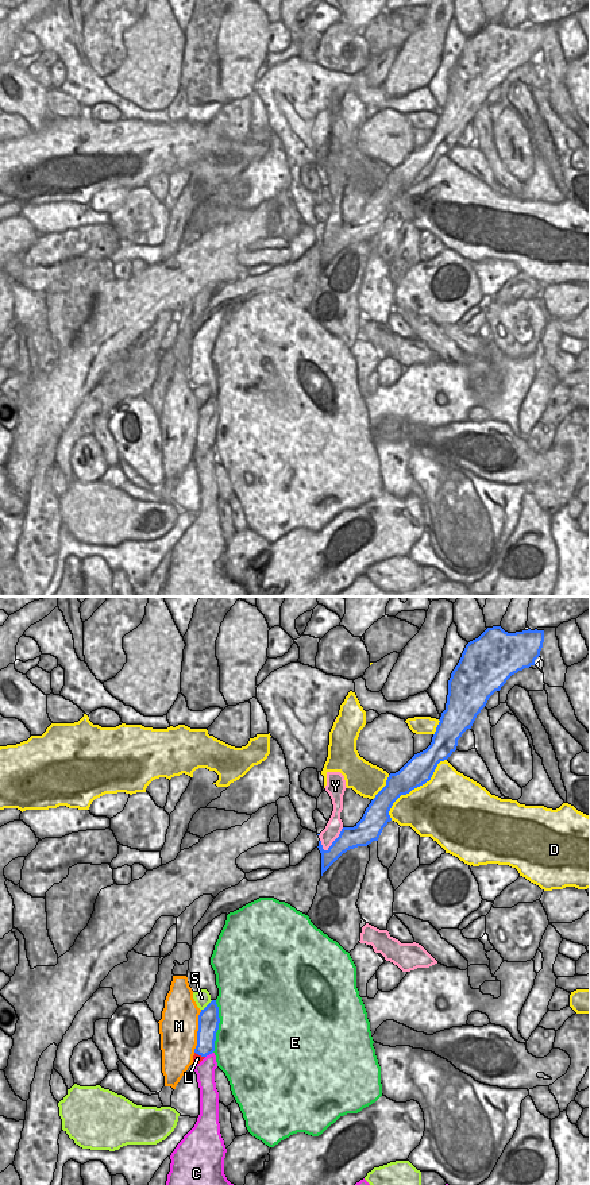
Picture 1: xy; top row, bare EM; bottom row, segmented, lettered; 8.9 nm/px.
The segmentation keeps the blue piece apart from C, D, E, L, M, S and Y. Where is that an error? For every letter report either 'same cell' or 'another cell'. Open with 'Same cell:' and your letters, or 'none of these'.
Same cell: L
C: another cell
D: another cell
E: another cell
L: same cell
M: another cell
S: another cell
Y: another cell

